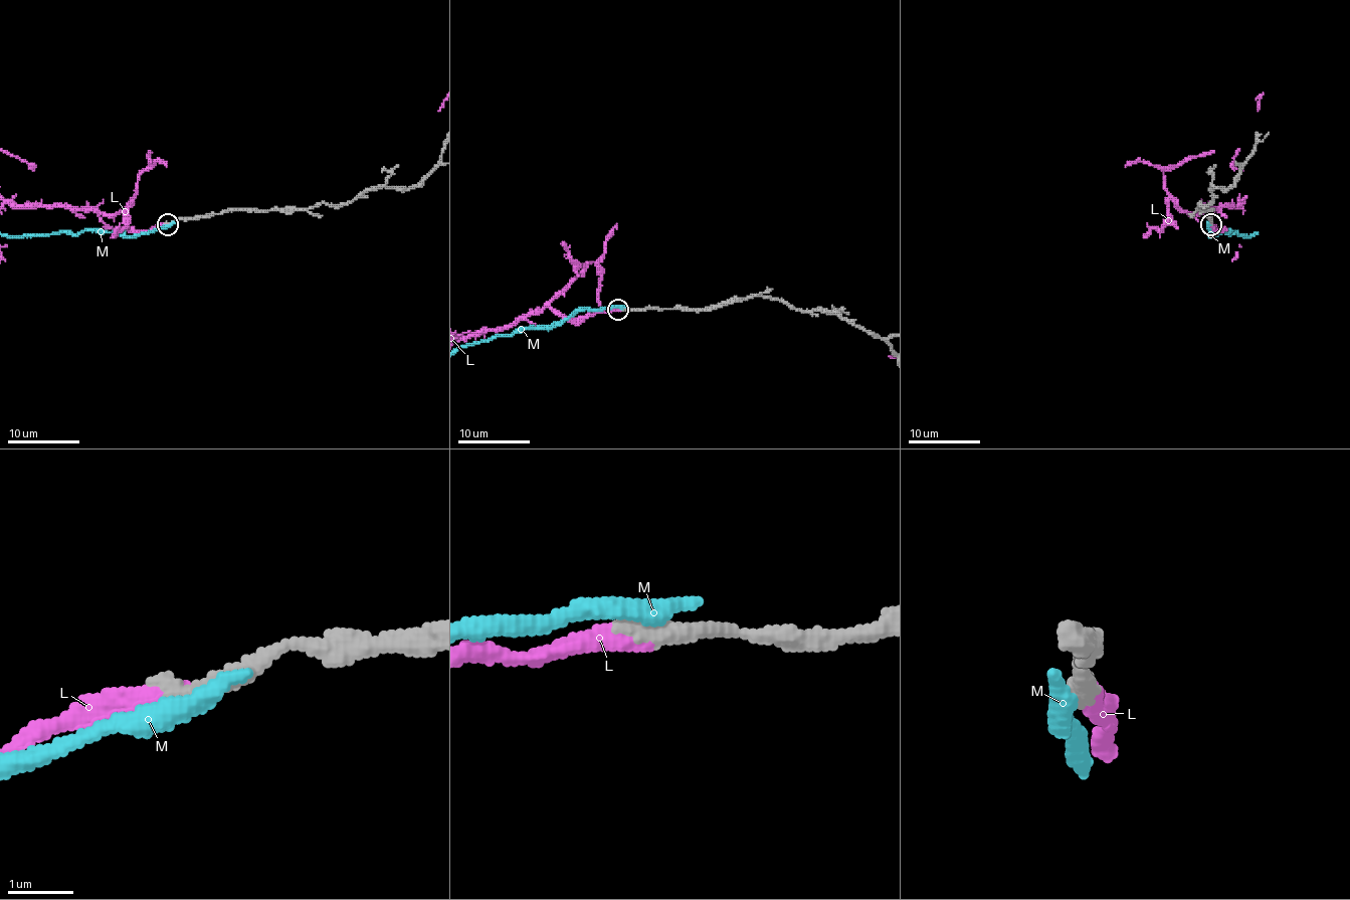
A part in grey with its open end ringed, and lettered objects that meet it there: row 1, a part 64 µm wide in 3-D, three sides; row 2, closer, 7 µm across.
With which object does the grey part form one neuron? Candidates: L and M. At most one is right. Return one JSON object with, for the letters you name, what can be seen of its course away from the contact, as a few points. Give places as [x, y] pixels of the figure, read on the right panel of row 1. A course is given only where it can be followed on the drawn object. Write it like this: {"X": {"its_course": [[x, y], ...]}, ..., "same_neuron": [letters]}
{"same_neuron": ["L"]}

